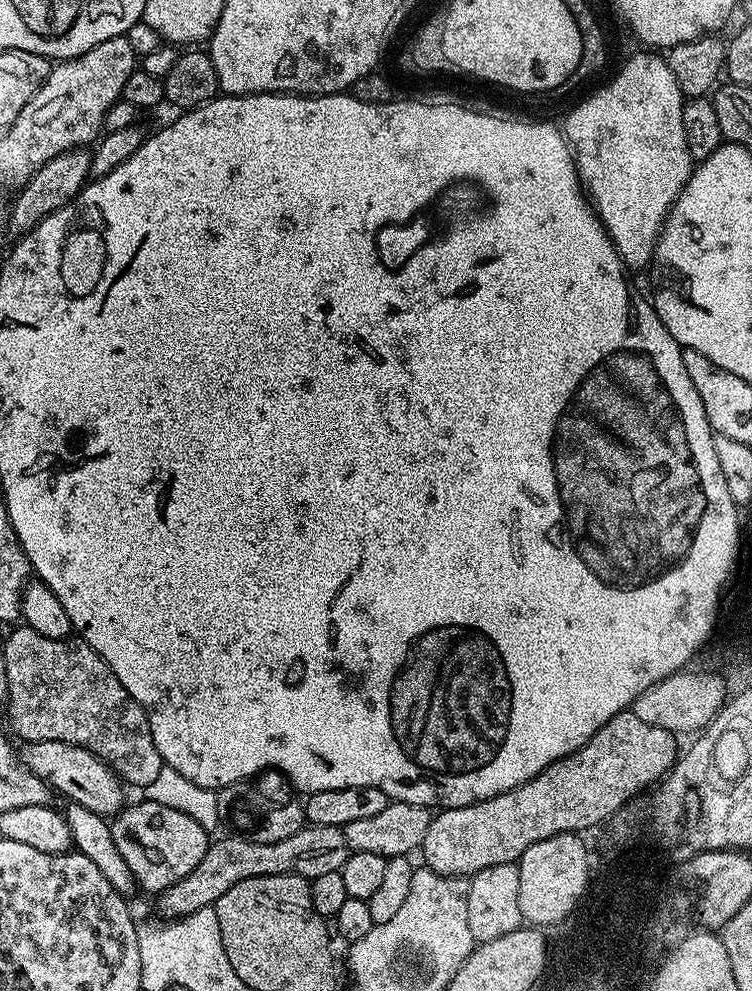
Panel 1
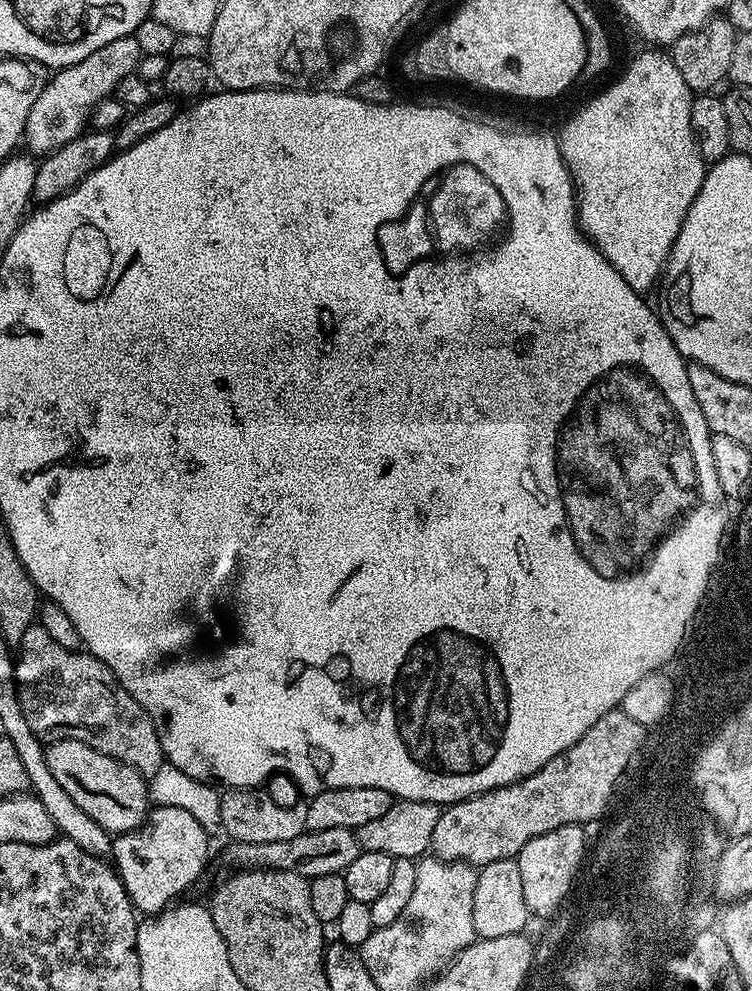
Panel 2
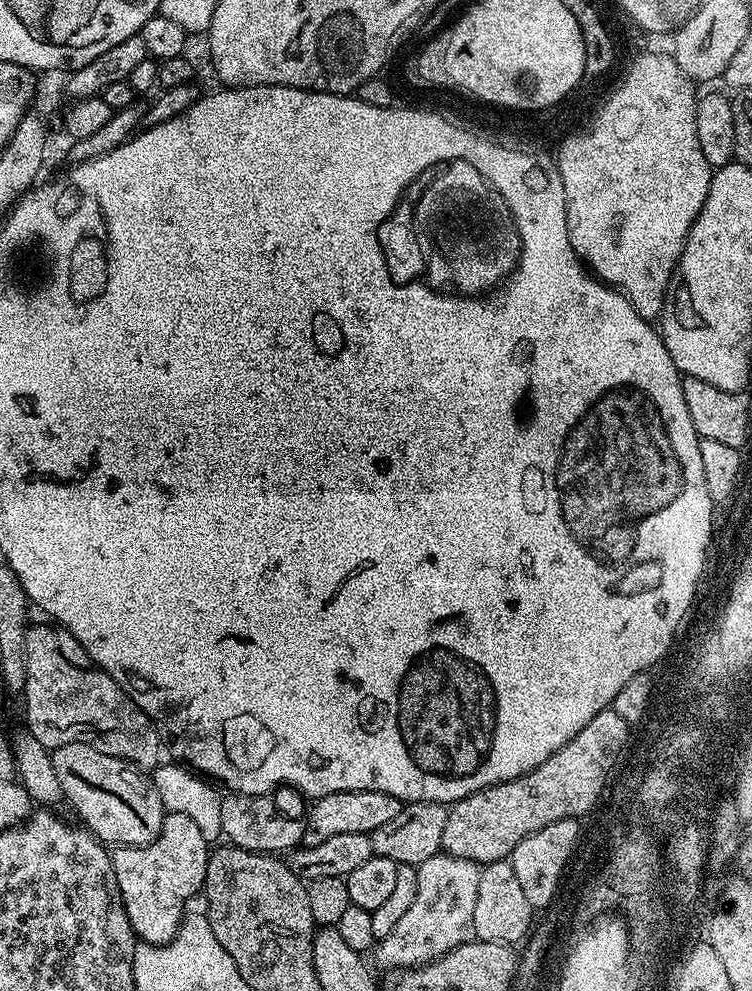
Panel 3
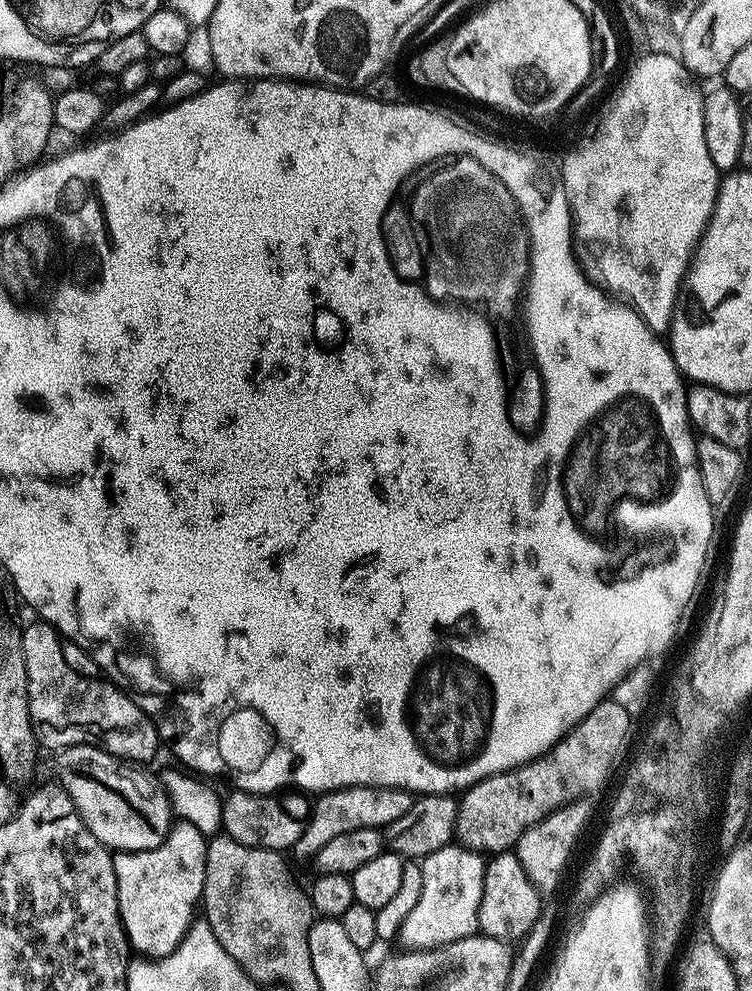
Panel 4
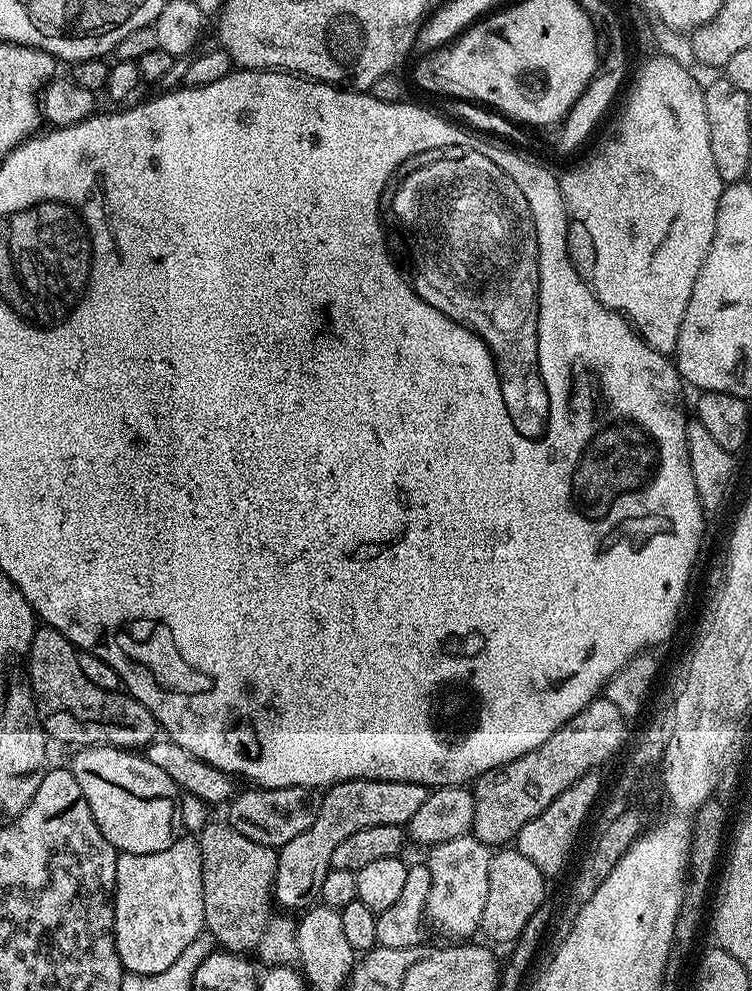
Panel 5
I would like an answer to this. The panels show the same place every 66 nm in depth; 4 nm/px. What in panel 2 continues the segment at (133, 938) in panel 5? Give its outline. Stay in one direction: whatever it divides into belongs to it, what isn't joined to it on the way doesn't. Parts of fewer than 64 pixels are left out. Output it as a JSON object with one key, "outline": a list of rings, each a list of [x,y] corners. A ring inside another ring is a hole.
{"outline":[[[175,806],[153,807],[144,819],[143,824],[135,832],[121,832],[113,839],[111,863],[116,869],[132,907],[140,914],[159,914],[175,901],[200,875],[208,864],[209,833],[198,826],[186,810],[177,810]]]}

